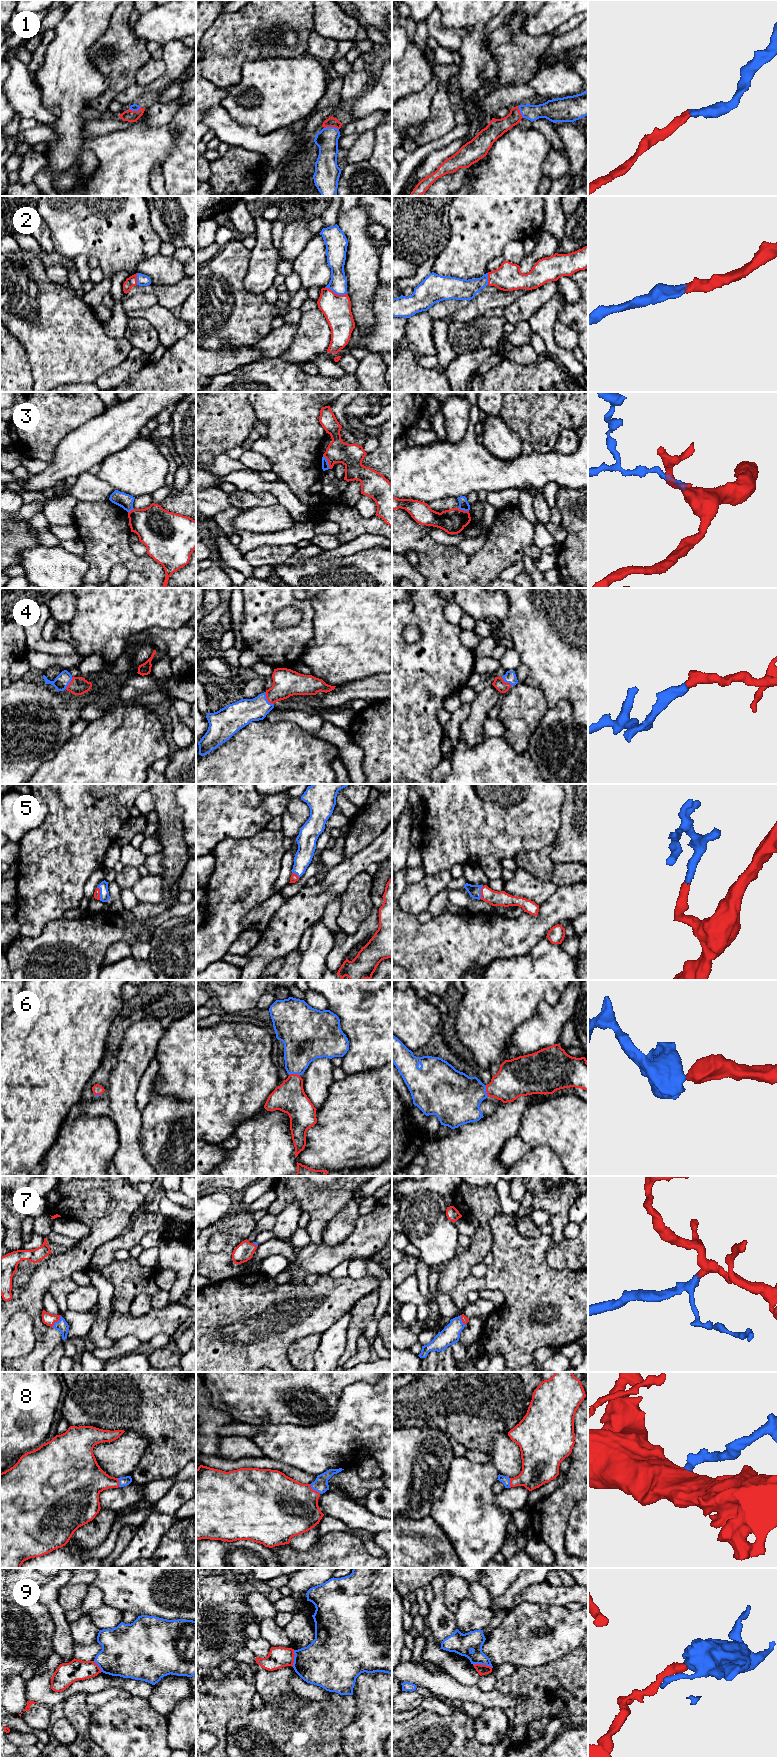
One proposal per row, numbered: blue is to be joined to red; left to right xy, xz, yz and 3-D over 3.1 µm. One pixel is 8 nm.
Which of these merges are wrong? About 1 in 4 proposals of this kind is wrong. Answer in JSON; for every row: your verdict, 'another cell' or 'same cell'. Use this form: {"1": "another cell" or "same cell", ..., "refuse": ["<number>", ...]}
{"1": "same cell", "2": "same cell", "3": "another cell", "4": "same cell", "5": "same cell", "6": "same cell", "7": "same cell", "8": "same cell", "9": "another cell", "refuse": ["3", "9"]}

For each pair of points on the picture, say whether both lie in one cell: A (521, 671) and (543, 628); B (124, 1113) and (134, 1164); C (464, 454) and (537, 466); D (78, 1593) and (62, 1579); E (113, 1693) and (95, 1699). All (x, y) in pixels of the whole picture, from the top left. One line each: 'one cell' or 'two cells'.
A: two cells
B: one cell
C: one cell
D: two cells
E: one cell

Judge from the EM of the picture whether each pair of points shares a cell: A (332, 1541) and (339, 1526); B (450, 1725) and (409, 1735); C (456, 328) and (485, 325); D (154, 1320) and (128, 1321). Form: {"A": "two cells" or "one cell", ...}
{"A": "two cells", "B": "one cell", "C": "one cell", "D": "one cell"}

